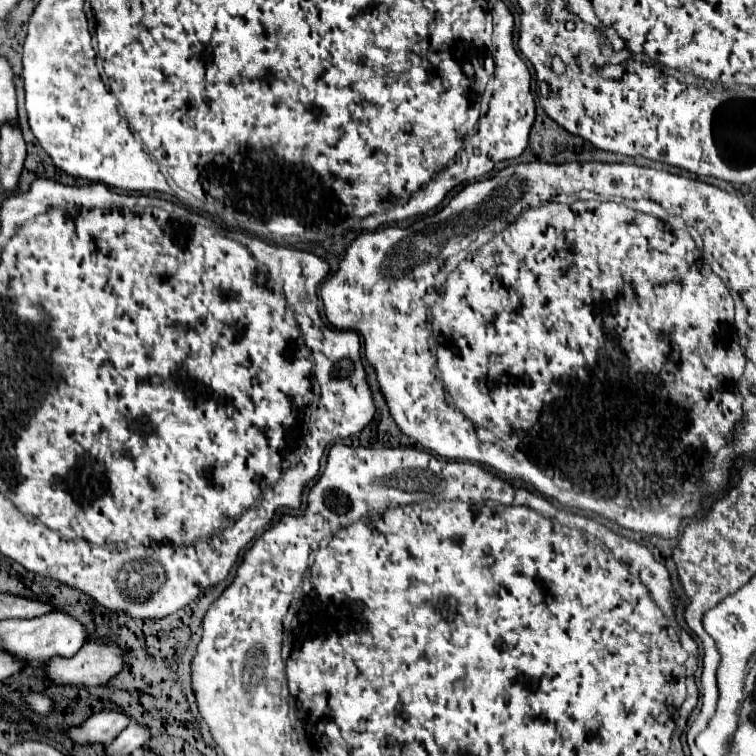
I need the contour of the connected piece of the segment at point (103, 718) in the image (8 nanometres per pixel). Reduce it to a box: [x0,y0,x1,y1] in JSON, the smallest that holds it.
[64,710,130,746]

